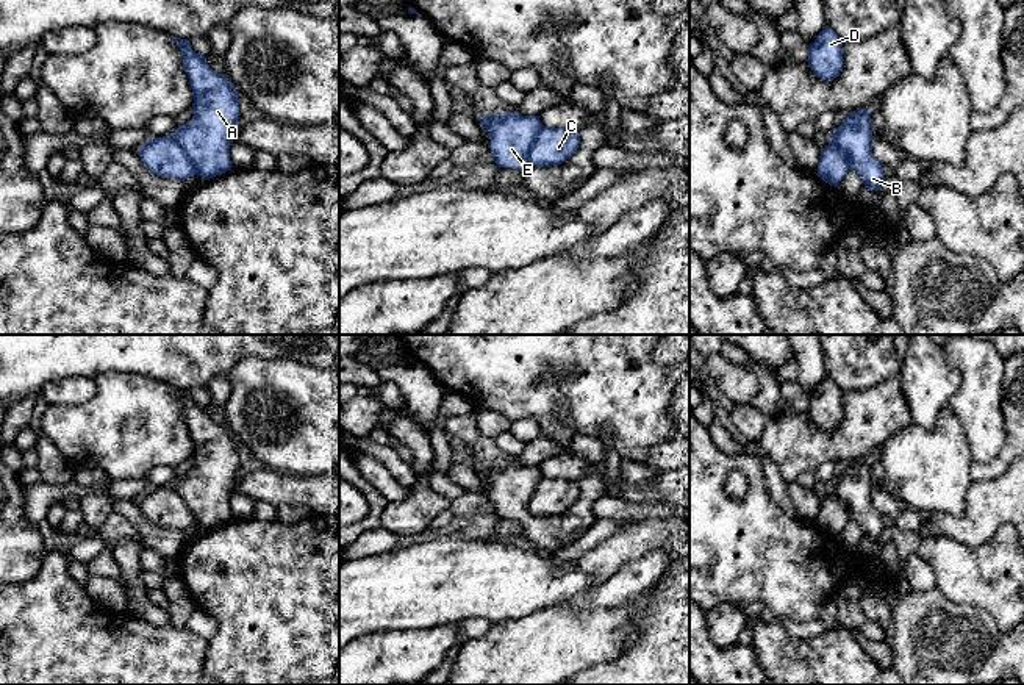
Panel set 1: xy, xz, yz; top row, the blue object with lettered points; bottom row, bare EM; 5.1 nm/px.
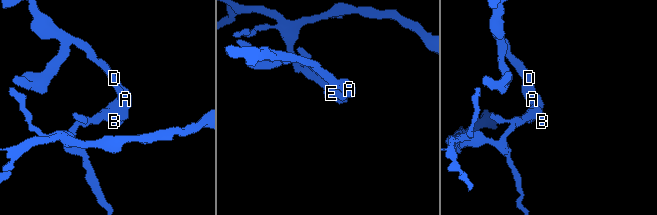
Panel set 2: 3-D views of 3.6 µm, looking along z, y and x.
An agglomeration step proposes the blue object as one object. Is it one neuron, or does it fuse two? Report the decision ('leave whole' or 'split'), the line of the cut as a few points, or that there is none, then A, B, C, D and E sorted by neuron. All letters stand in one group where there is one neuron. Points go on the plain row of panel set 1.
split | xy (174, 485), (199, 524) | A B C D / E

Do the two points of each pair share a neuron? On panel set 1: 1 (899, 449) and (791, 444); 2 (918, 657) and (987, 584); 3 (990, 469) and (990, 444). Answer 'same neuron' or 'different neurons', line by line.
1: different neurons
2: different neurons
3: different neurons

